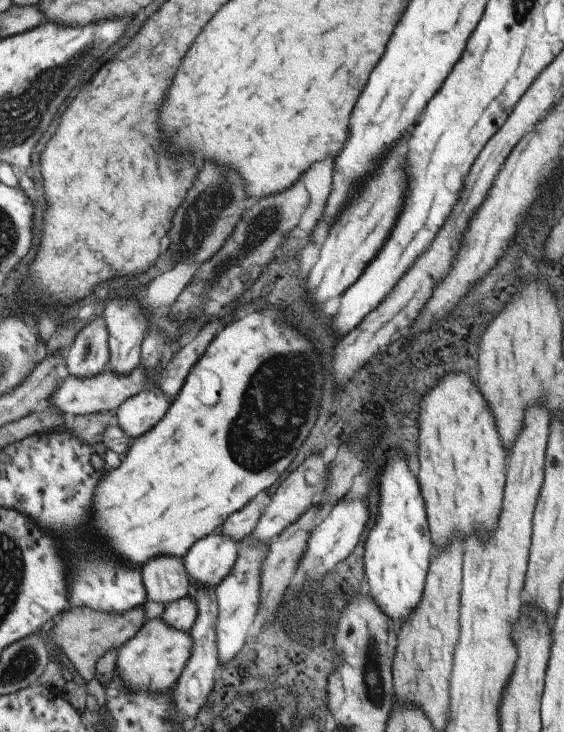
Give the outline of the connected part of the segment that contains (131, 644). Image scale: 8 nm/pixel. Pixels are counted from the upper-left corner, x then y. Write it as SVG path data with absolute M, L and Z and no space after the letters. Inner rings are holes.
M159 617L145 624L119 648L114 663L114 673L120 678L128 693L147 691L162 693L174 686L182 669L185 668L192 651L191 635L167 626Z

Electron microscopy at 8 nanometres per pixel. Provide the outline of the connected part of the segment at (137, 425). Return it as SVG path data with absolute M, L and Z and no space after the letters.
M155 384L124 400L114 411L114 422L130 440L133 440L159 422L169 405L170 400Z

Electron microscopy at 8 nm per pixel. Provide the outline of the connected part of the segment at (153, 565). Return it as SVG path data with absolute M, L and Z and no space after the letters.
M159 555L143 564L140 573L147 600L167 604L192 594L182 558Z

